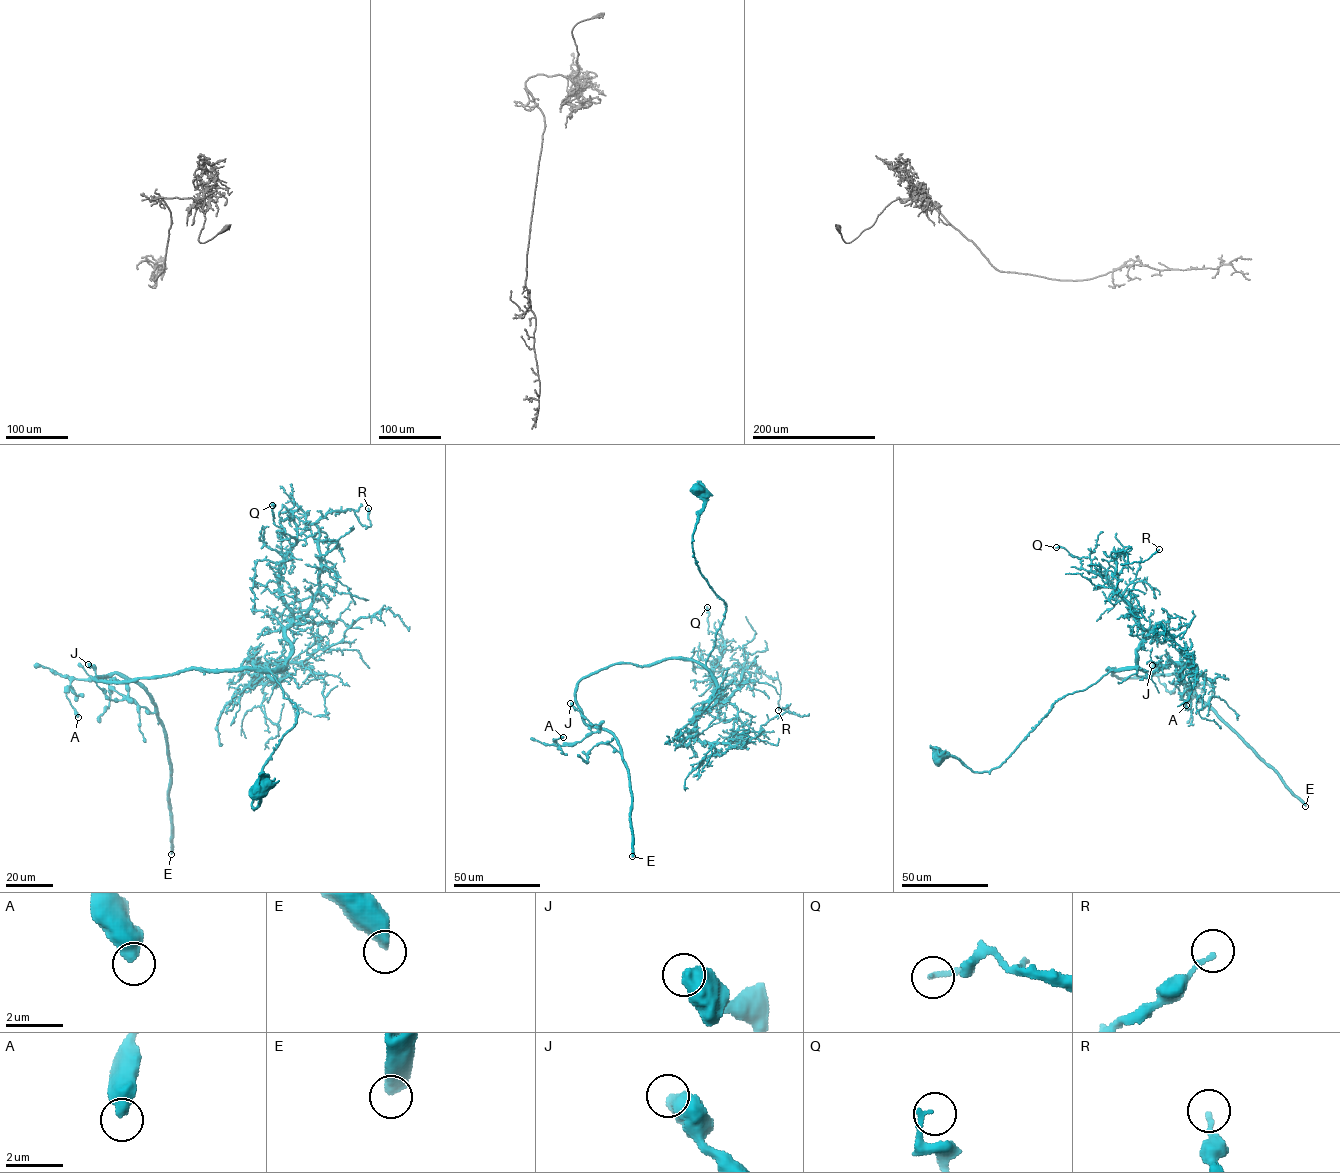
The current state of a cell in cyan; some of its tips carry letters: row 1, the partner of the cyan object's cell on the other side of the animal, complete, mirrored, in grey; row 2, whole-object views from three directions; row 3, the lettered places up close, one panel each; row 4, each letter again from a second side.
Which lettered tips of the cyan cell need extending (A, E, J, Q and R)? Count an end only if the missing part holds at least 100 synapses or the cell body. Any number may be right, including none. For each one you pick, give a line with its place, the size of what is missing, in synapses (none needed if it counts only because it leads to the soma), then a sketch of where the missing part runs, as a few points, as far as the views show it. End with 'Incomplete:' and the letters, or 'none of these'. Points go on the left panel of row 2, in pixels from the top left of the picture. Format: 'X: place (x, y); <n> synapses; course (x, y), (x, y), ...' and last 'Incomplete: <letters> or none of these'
E: place (171, 854); 1000 synapses
Incomplete: E

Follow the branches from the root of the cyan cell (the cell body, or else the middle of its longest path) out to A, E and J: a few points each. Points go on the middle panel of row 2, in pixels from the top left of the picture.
A: (696, 490), (693, 556), (726, 604), (713, 649), (705, 665), (592, 672), (575, 701), (600, 728), (563, 737)
E: (696, 490), (693, 556), (726, 604), (705, 664), (613, 664), (575, 692), (625, 764), (632, 856)
J: (696, 490), (693, 556), (726, 604), (705, 664), (613, 664), (584, 678), (575, 701), (600, 728), (570, 703)

